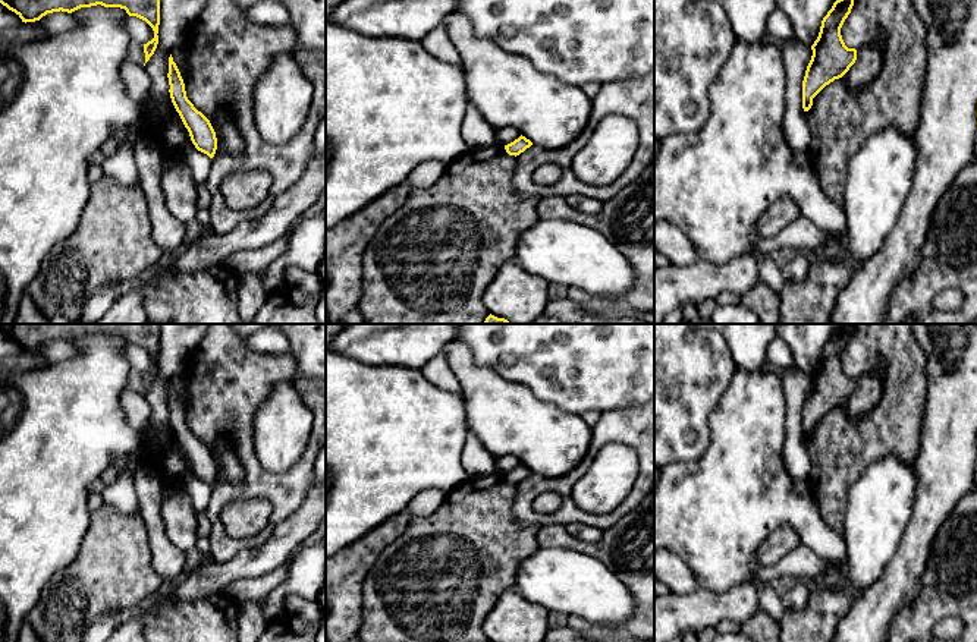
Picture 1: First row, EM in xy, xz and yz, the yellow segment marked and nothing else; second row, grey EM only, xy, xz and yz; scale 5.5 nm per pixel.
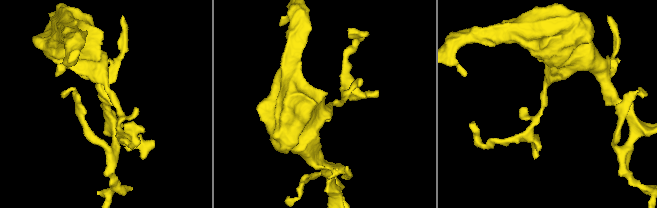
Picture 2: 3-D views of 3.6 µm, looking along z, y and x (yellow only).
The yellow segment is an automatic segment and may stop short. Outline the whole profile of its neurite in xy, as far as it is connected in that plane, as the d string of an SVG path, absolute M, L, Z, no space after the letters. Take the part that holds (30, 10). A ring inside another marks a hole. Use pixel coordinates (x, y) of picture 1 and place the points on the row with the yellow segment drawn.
M0 0L3 6L15 12L22 22L40 21L47 13L72 13L81 7L101 4L104 7L125 9L129 16L145 21L154 31L154 38L144 44L145 63L154 54L158 44L160 0Z

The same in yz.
M836 0L822 21L820 32L811 45L813 56L802 81L802 108L808 111L813 98L830 82L842 78L857 60L857 50L848 48L841 28L851 13L854 0Z

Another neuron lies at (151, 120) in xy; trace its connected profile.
M172 100L166 101L158 107L141 108L141 114L138 119L138 129L142 133L144 139L157 144L163 152L170 152L175 158L180 161L182 160L180 152L172 147L166 147L161 141L163 128L170 123L180 125L186 133L188 141L192 144L189 132L185 128Z

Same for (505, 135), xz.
M505 126L496 130L496 139L499 145L508 145L519 136L521 133L513 126Z

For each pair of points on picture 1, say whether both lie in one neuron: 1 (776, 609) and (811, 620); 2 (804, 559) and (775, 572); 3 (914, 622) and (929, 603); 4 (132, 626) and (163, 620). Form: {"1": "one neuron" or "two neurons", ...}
{"1": "two neurons", "2": "one neuron", "3": "one neuron", "4": "two neurons"}

